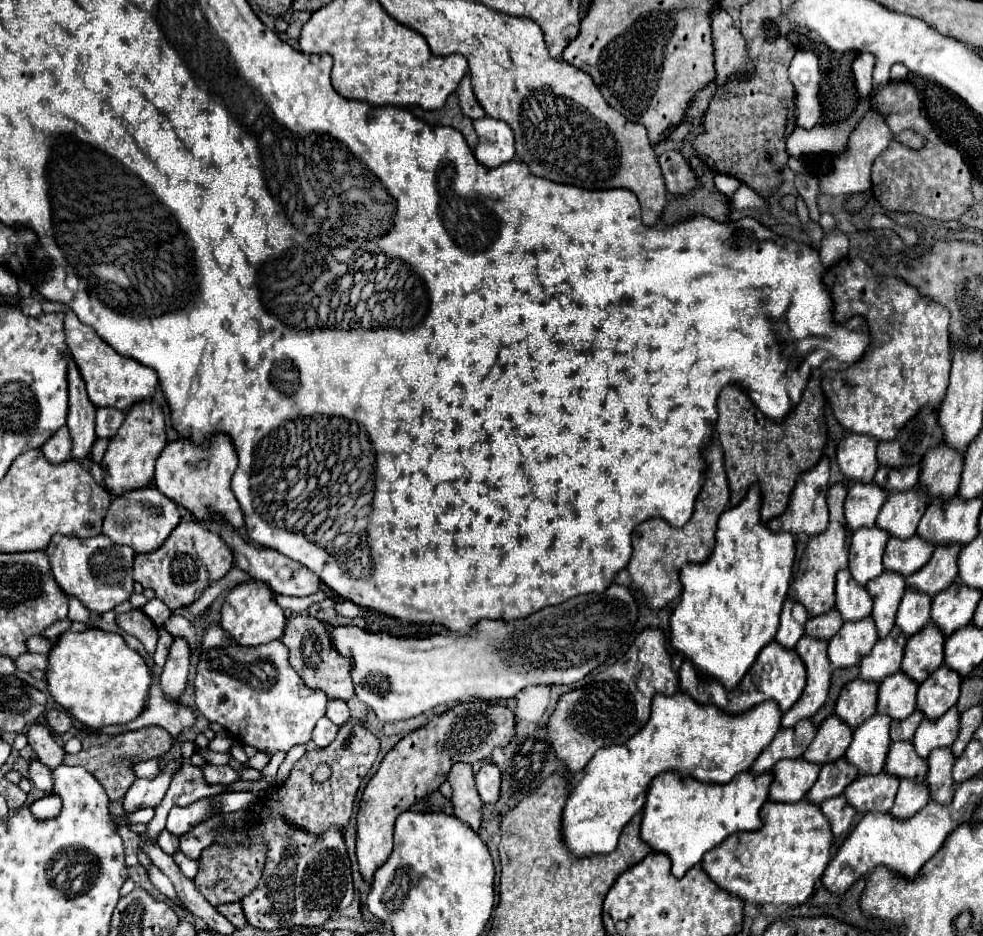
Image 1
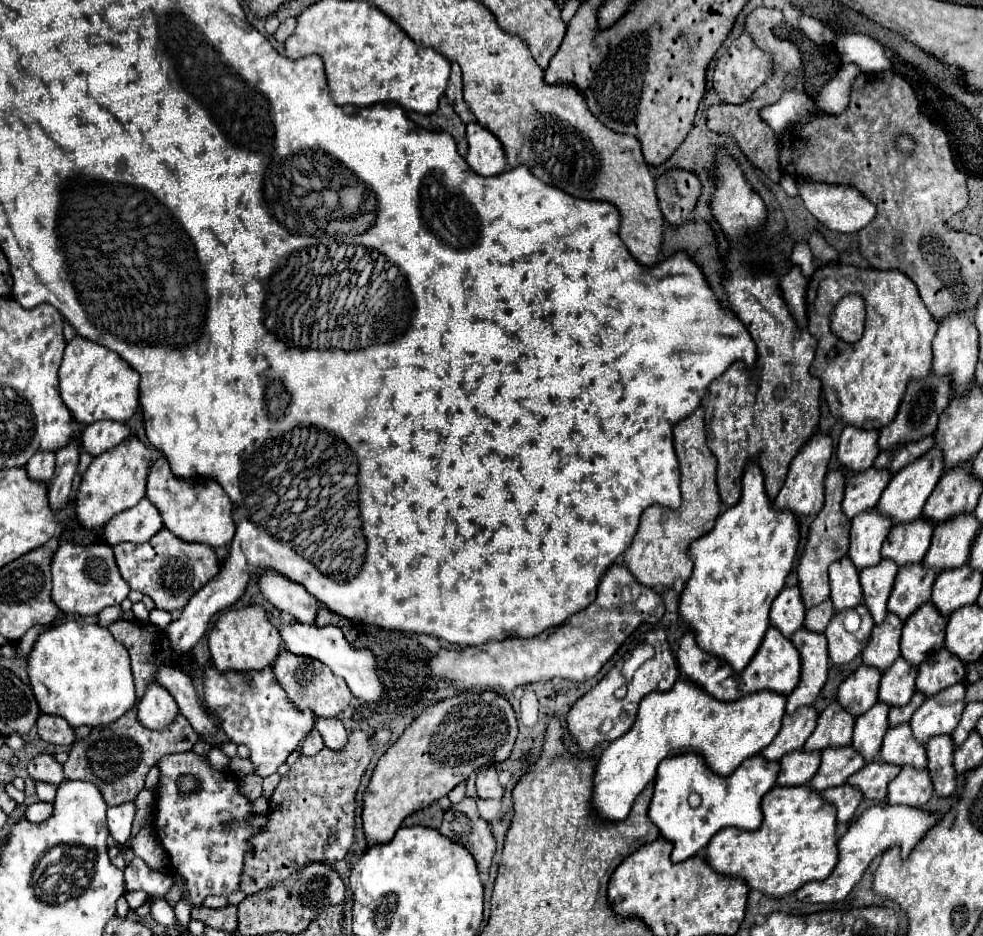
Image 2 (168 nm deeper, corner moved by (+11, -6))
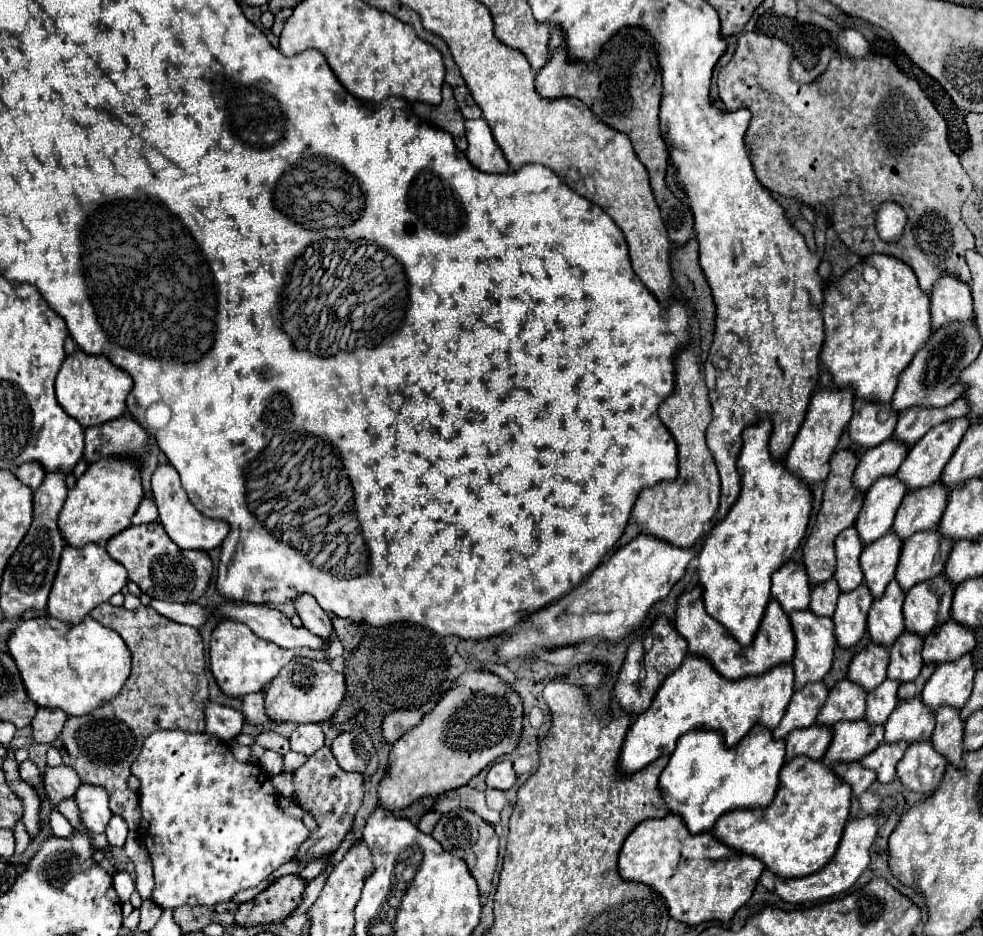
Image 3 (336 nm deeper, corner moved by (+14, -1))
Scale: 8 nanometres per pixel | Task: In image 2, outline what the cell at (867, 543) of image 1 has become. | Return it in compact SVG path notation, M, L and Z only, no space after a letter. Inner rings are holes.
M876 509L860 513L852 519L848 559L854 563L858 571L866 567L874 567L882 561L880 547L890 527L892 527L892 521L878 515Z

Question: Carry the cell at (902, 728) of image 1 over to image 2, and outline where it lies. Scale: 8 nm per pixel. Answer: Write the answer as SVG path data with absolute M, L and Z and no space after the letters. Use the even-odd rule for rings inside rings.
M914 693L914 697L910 699L910 703L906 707L894 707L888 715L888 727L896 727L902 723L908 723L910 717L914 715L914 711L924 703L924 697L920 693Z

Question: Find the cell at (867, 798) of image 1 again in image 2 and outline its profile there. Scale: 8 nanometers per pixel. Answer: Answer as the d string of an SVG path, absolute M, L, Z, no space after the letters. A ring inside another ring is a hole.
M874 761L864 765L856 775L852 775L846 783L860 789L864 799L868 801L886 801L886 787L888 783L900 773L900 767Z

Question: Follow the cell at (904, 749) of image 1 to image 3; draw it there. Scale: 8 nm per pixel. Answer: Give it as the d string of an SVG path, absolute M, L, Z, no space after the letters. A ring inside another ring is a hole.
M921 694L917 698L911 698L907 702L899 702L891 714L891 718L885 722L885 742L917 742L927 740L933 734L935 726L935 714L929 714L925 710L925 704L921 702Z

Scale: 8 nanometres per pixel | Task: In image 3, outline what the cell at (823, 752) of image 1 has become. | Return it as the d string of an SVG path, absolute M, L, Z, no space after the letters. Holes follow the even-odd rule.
M849 678L839 680L829 692L829 698L817 716L817 724L833 726L839 720L861 720L865 716L865 696L867 692Z

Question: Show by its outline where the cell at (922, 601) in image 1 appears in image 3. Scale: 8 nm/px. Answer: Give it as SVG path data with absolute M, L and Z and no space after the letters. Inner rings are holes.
M937 528L921 534L913 534L909 542L903 542L897 576L895 576L901 588L907 592L917 582L941 574L953 544L955 542L945 542L945 538L937 538Z

